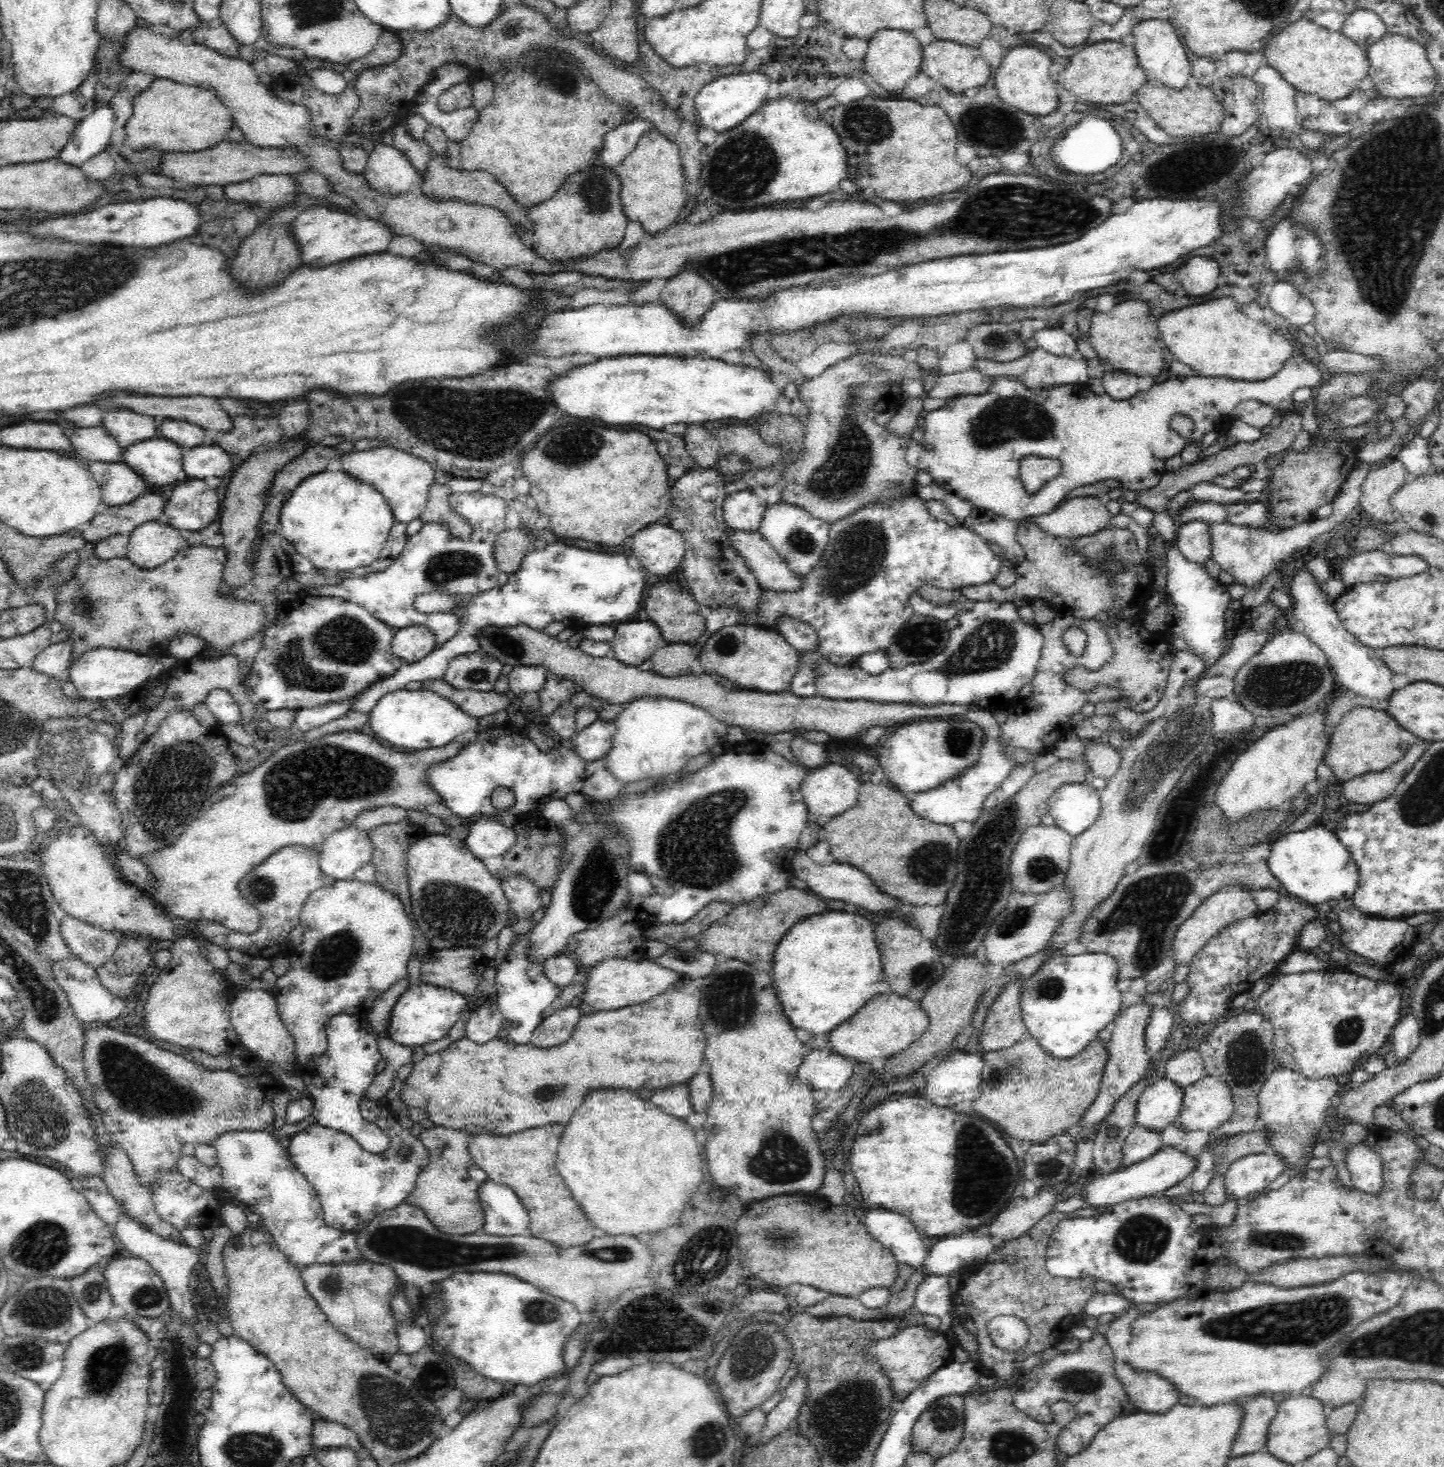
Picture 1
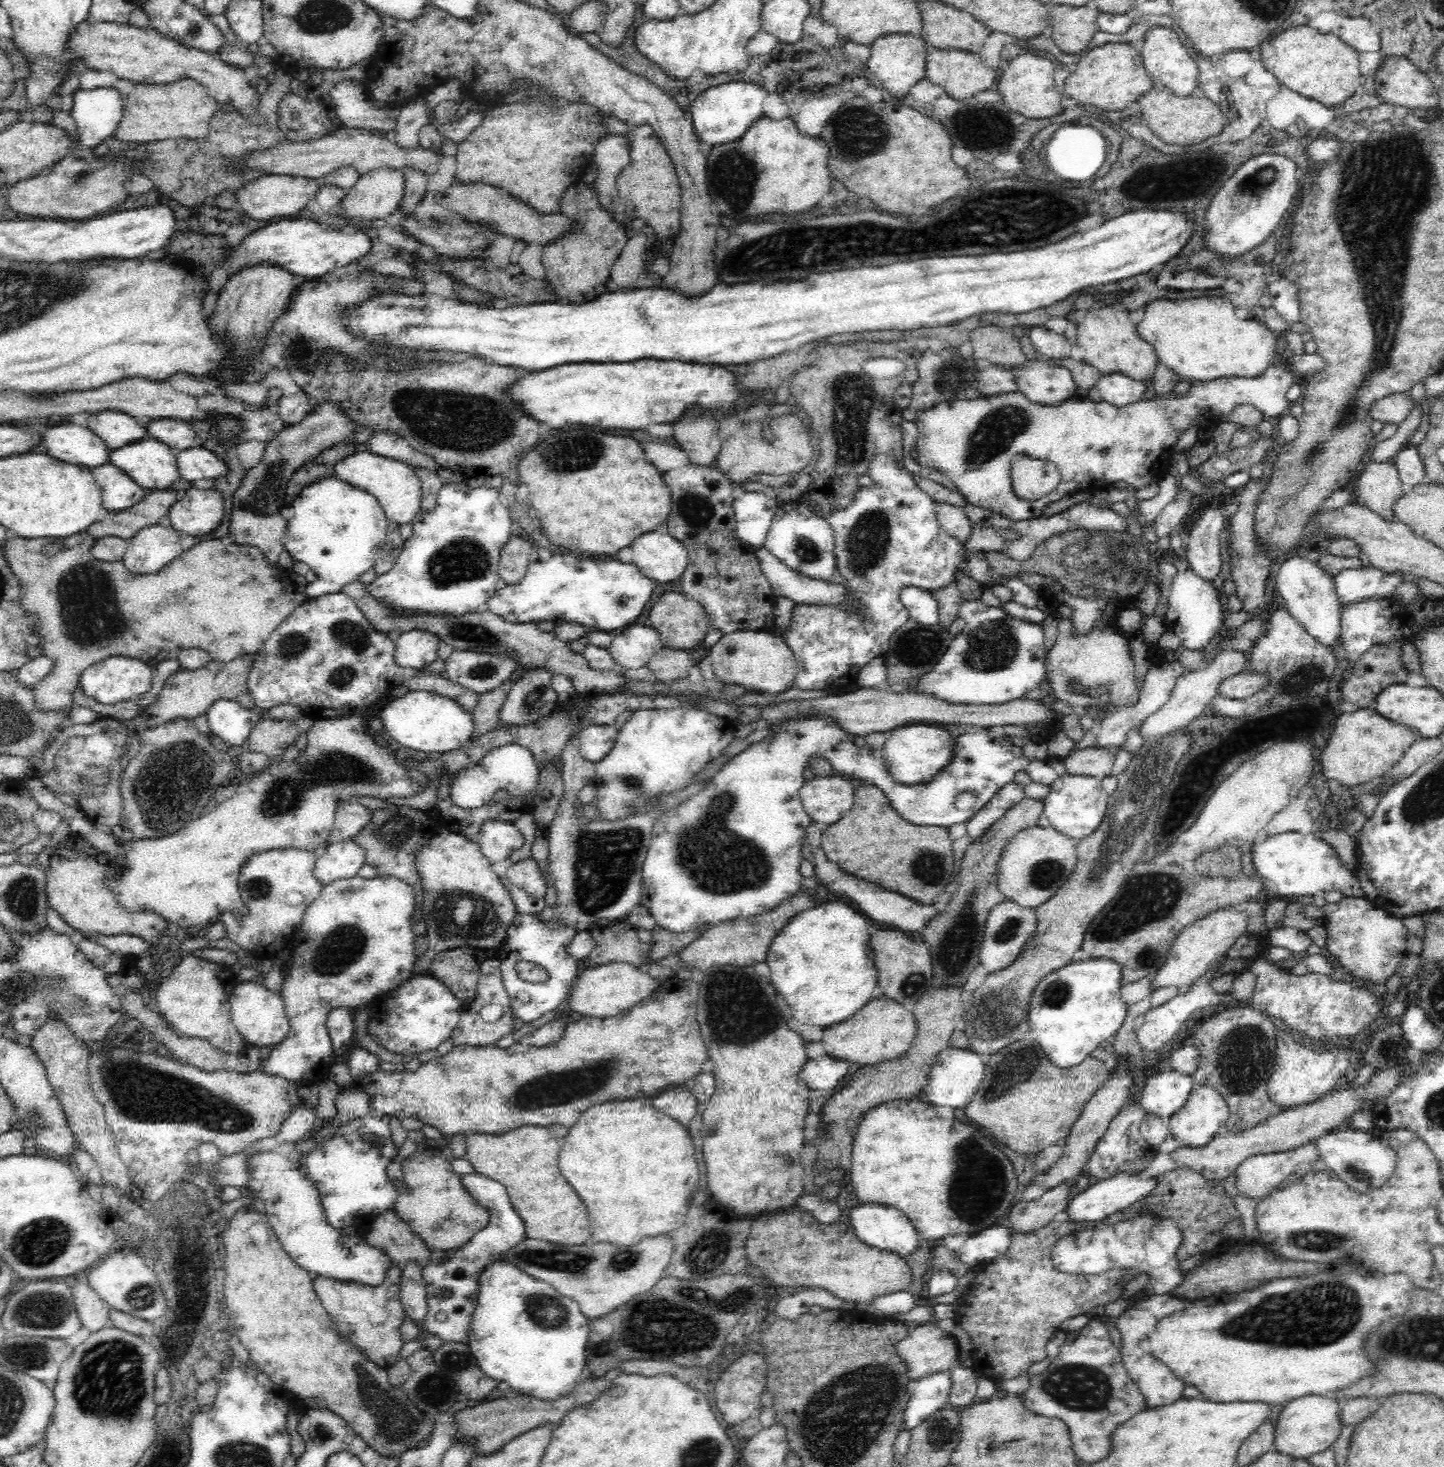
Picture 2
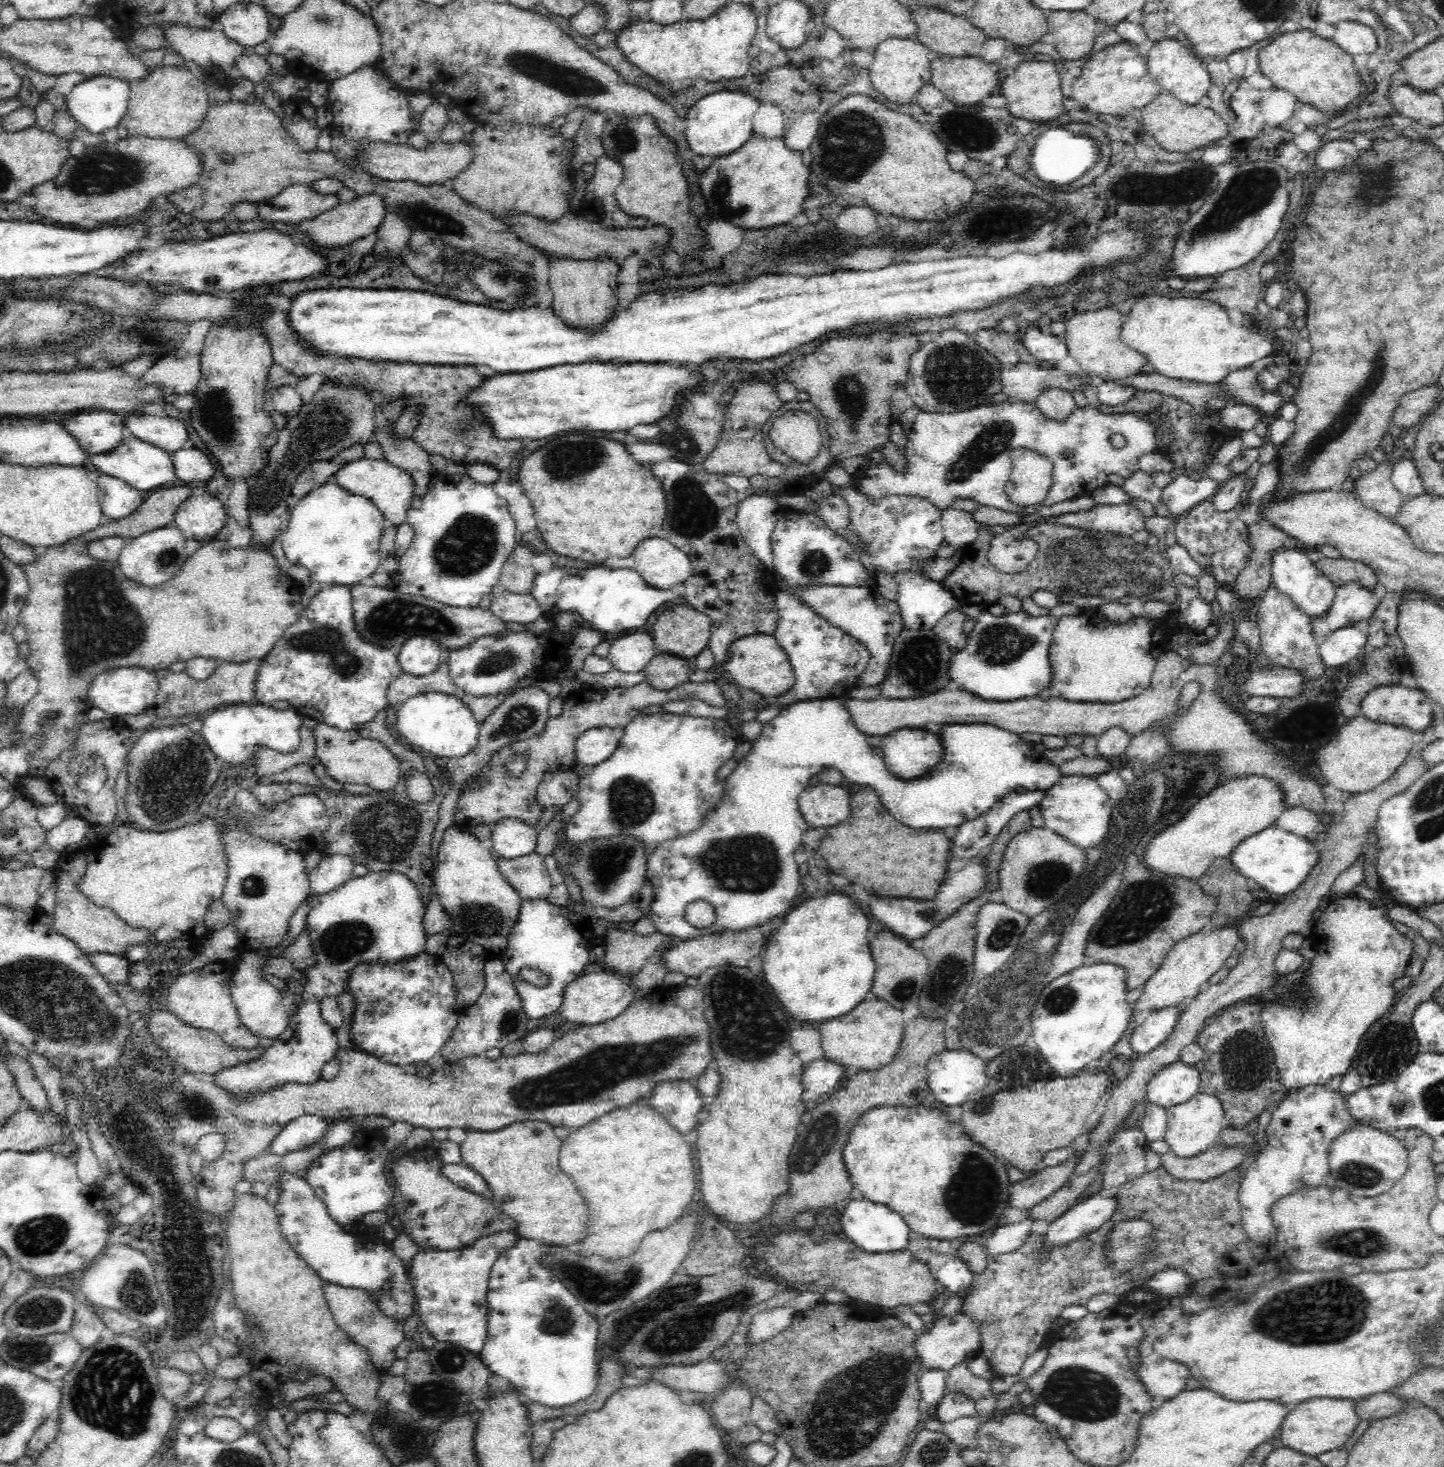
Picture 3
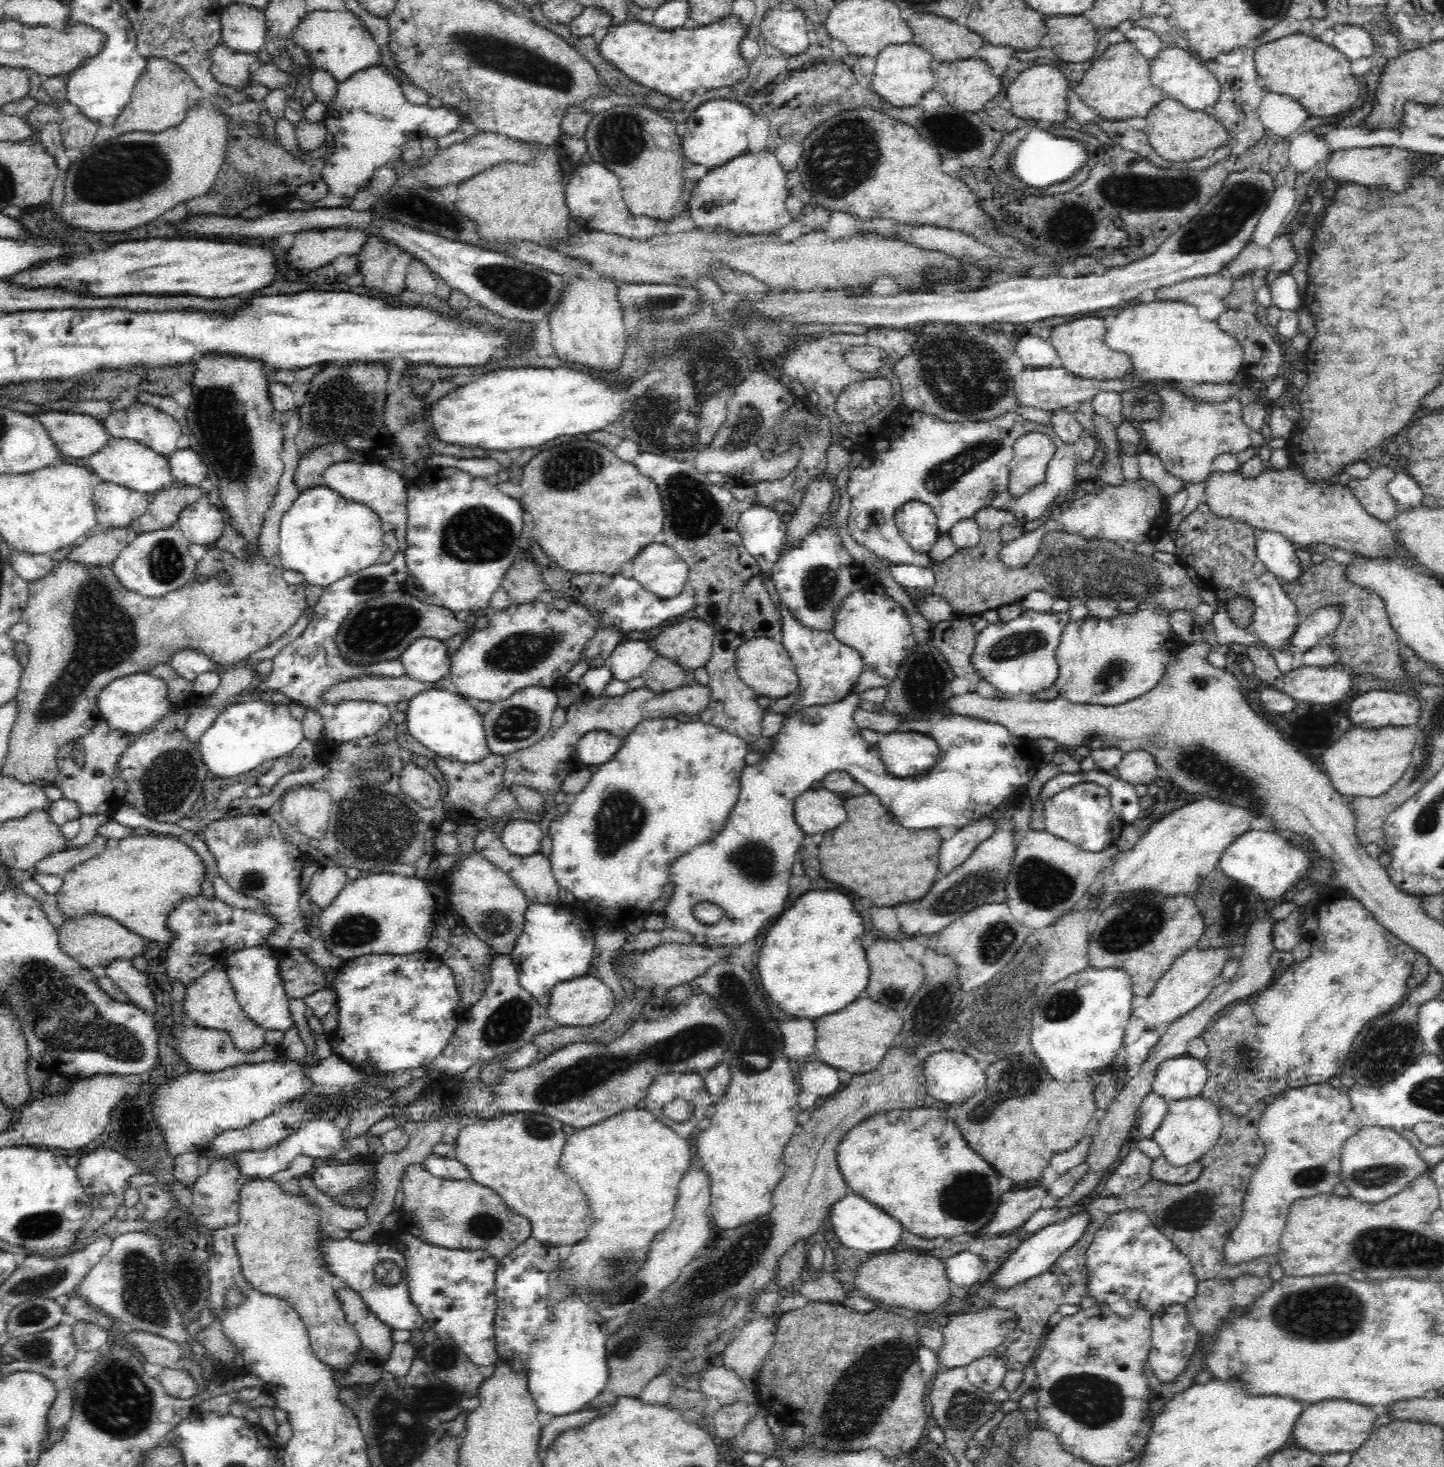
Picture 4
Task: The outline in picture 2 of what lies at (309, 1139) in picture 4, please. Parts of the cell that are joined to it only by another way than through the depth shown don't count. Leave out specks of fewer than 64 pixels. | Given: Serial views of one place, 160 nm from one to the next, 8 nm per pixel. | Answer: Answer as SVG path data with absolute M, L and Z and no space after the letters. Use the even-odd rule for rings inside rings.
M298 1105L282 1123L279 1133L275 1136L279 1144L295 1144L317 1130L319 1125L316 1114L304 1105Z

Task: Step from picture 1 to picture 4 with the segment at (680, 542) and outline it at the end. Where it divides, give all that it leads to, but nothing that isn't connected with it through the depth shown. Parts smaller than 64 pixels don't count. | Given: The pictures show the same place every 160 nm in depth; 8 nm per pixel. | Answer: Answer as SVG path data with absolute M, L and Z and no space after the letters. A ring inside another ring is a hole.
M650 543L631 559L633 576L660 598L677 597L688 580L688 565L664 543Z

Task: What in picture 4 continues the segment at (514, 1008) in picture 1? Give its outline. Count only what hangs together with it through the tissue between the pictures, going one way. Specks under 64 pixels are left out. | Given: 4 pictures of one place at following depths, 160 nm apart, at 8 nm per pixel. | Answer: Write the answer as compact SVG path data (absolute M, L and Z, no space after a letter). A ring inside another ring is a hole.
M529 903L522 934L519 934L510 957L518 971L519 984L546 1008L554 984L584 977L595 955L592 926L572 913L568 904Z

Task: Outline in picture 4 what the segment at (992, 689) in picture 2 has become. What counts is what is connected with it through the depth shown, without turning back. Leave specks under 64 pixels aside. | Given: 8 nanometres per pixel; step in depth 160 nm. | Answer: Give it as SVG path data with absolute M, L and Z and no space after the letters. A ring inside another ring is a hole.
M1027 610L1020 611L1015 619L1008 622L989 623L975 638L975 649L971 654L973 668L996 690L1014 697L1027 697L1049 690L1059 673L1055 650L1061 641L1062 631L1070 621L1069 612Z

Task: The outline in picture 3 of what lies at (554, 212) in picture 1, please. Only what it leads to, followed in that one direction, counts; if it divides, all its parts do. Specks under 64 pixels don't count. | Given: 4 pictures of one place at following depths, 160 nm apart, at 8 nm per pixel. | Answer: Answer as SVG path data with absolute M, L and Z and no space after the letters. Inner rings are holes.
M552 258L550 265L550 288L553 292L552 310L556 317L562 318L566 326L574 329L601 329L612 318L618 308L617 278L619 267L612 259L590 258L576 261L574 258Z

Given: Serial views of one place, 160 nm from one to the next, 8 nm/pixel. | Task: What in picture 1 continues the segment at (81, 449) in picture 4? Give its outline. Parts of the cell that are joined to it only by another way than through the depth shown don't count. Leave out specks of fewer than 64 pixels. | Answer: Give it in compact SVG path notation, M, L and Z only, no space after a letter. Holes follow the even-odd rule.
M114 410L104 413L102 427L116 439L122 448L156 436L156 422L150 416L140 416L130 410Z

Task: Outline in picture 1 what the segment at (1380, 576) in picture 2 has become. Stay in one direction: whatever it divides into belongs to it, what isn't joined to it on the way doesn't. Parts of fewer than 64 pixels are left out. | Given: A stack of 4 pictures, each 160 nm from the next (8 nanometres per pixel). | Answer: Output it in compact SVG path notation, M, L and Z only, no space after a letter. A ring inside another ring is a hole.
M1373 550L1354 553L1350 558L1334 565L1333 573L1342 581L1346 592L1360 583L1376 581L1379 575L1398 579L1414 576L1425 570L1428 570L1426 561L1416 555L1390 555Z

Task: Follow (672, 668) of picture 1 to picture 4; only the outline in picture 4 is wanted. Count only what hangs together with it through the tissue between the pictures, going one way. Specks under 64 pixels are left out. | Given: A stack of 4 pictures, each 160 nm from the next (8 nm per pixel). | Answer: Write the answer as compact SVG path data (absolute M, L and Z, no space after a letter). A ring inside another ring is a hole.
M658 656L641 676L646 681L646 688L660 694L684 687L686 678L684 670L684 667L673 663L670 659Z

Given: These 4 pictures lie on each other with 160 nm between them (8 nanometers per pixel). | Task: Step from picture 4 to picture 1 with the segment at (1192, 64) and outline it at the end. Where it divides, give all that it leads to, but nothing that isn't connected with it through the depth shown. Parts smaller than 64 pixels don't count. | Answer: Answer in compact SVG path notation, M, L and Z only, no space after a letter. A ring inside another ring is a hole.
M1148 19L1134 25L1131 43L1134 44L1139 65L1144 69L1148 81L1160 82L1174 90L1188 86L1191 76L1191 62L1187 57L1187 48L1182 48L1182 40L1174 32L1171 23L1165 19Z

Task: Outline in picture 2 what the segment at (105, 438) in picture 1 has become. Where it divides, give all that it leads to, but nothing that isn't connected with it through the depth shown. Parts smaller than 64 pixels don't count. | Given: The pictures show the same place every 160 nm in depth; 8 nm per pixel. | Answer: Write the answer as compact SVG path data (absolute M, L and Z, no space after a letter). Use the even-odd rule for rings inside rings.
M76 424L54 426L48 430L40 430L40 443L46 455L60 459L62 462L74 463L90 469L106 464L109 458L108 447L104 445L92 429Z

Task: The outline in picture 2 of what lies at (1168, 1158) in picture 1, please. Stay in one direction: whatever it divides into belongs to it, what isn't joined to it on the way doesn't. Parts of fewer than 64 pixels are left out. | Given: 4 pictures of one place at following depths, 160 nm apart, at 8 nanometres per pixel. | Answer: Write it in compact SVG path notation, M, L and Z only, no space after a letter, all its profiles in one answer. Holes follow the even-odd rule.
M1118 1174L1114 1178L1102 1179L1091 1185L1086 1191L1078 1194L1069 1202L1064 1214L1065 1218L1072 1223L1098 1222L1112 1216L1136 1202L1142 1201L1157 1186L1152 1177L1140 1174Z

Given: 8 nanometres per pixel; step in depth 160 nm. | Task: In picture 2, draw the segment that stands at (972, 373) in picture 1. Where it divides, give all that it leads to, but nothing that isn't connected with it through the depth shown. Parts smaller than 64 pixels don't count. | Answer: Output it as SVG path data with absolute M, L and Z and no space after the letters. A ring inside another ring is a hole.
M990 365L983 370L980 369L975 376L975 382L977 382L977 389L984 397L1013 393L1019 390L1015 371L1001 366Z

